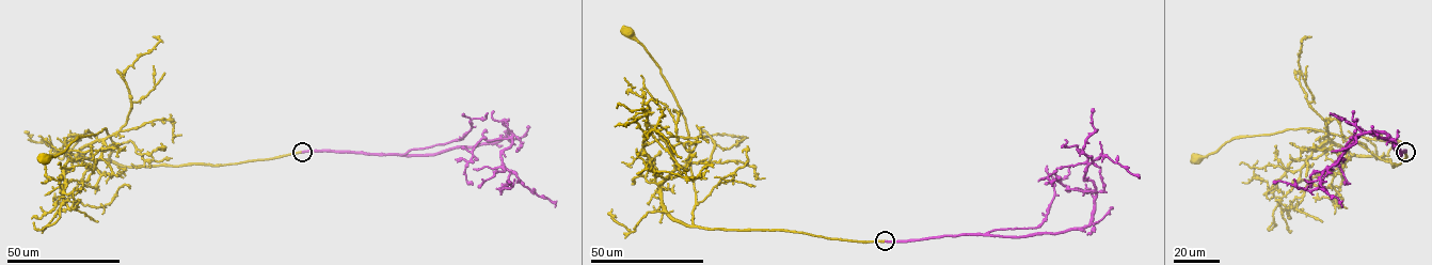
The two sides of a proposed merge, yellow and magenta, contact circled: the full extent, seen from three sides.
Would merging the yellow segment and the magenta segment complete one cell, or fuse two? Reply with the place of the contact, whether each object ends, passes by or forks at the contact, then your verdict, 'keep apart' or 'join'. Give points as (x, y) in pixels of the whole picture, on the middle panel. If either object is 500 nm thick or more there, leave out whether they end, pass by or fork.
(885, 240) | yellow ends | magenta ends | join

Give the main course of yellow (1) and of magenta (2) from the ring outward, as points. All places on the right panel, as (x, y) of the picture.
1: (1405, 152), (1405, 157), (1393, 167), (1352, 139), (1299, 128), (1232, 138), (1213, 152), (1196, 158)
2: (1405, 152), (1399, 155), (1398, 146), (1383, 133), (1365, 131), (1345, 147), (1315, 189), (1273, 183)

